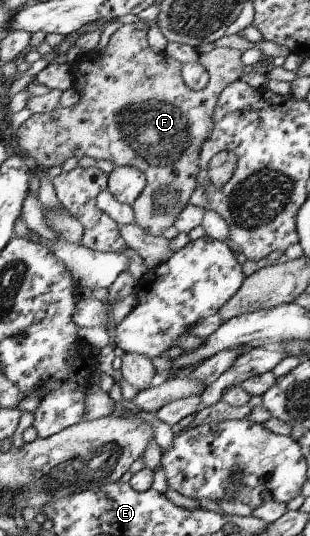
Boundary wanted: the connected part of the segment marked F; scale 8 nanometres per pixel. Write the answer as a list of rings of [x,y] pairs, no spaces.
[[[138,21],[134,24],[123,24],[119,27],[115,32],[113,32],[107,41],[107,44],[103,49],[97,50],[89,50],[85,53],[82,53],[71,65],[69,65],[69,69],[71,71],[71,75],[73,75],[72,71],[77,73],[77,79],[75,83],[73,83],[73,87],[75,87],[76,92],[80,95],[77,103],[68,107],[57,107],[51,110],[47,110],[46,113],[43,112],[41,114],[34,113],[31,114],[17,129],[17,149],[23,153],[23,155],[31,157],[34,161],[39,165],[39,168],[48,168],[50,166],[59,167],[63,163],[63,161],[67,157],[71,157],[72,155],[76,155],[79,157],[88,157],[94,159],[103,159],[103,161],[111,161],[111,163],[115,163],[115,159],[117,159],[117,151],[121,151],[121,153],[131,153],[133,157],[131,157],[128,165],[131,165],[137,168],[139,171],[143,172],[143,175],[146,179],[145,187],[141,190],[141,193],[137,196],[137,199],[133,201],[130,205],[132,207],[135,221],[134,223],[141,229],[143,229],[143,237],[144,238],[153,238],[160,235],[161,230],[172,225],[175,216],[184,209],[184,205],[188,203],[189,196],[193,193],[193,190],[196,188],[196,179],[194,178],[198,172],[198,157],[200,152],[200,147],[203,145],[204,141],[209,137],[209,134],[212,130],[213,120],[213,110],[215,109],[215,104],[217,101],[217,97],[219,97],[219,92],[232,81],[237,80],[241,75],[241,69],[243,69],[242,61],[239,59],[241,57],[241,51],[239,49],[228,48],[228,47],[214,47],[208,53],[199,54],[198,59],[201,61],[201,65],[205,65],[206,71],[208,73],[208,82],[207,85],[200,89],[199,91],[191,91],[183,82],[182,77],[180,76],[181,62],[169,57],[165,53],[155,53],[151,48],[147,46],[147,41],[145,34],[147,33],[148,28],[142,23],[142,21]]]

